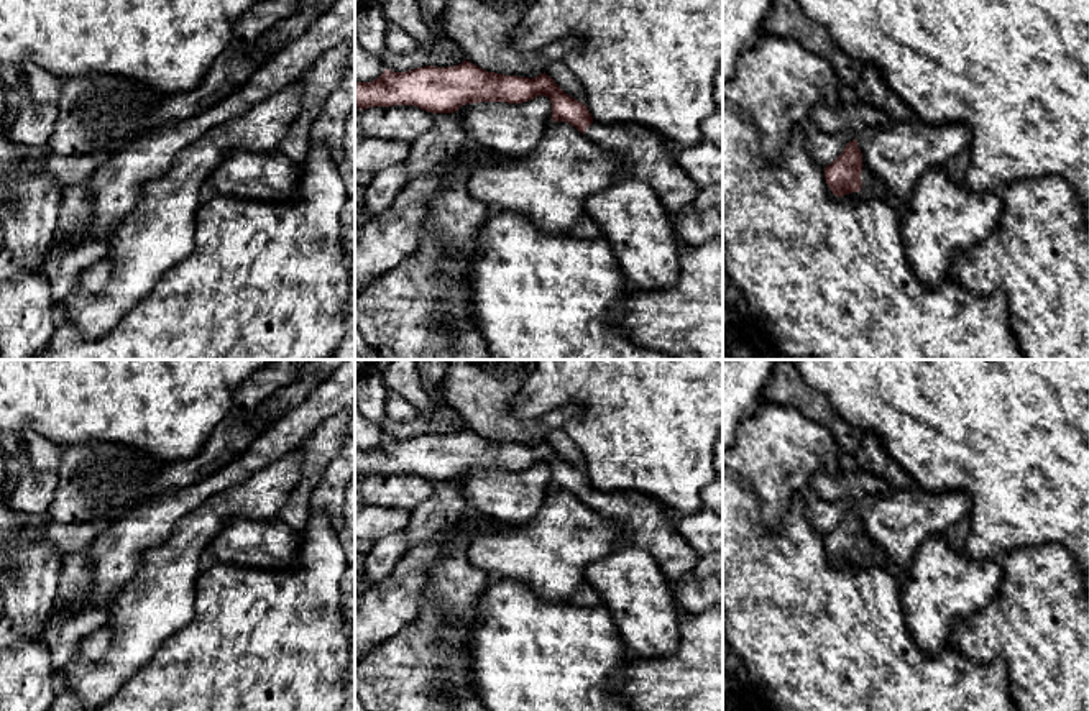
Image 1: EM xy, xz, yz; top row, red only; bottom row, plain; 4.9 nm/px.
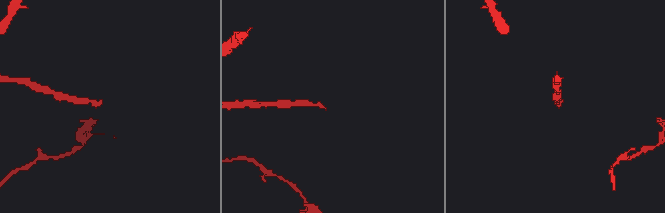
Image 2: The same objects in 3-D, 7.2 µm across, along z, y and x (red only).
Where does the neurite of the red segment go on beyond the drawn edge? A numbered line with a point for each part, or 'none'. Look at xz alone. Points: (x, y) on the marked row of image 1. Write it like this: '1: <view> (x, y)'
1: xz (641, 150)

